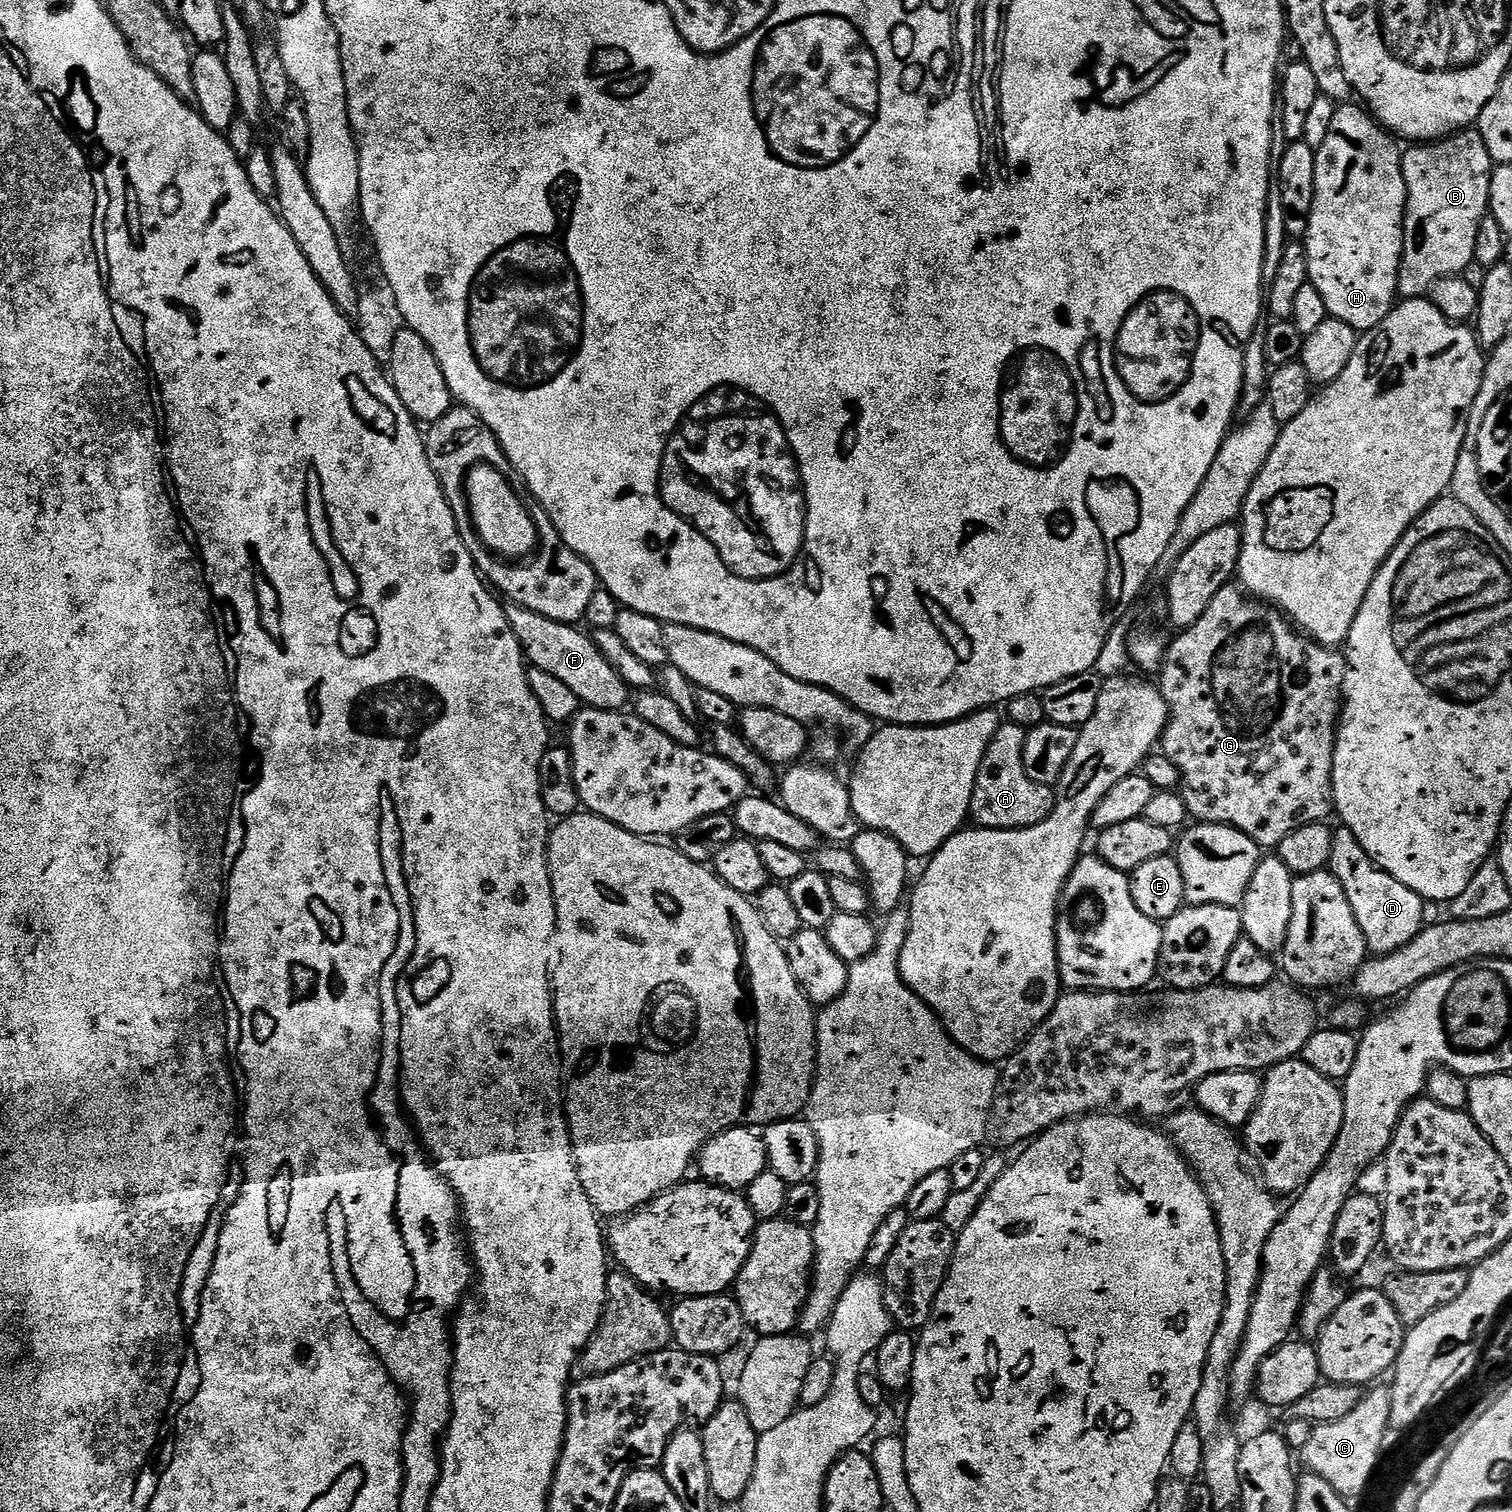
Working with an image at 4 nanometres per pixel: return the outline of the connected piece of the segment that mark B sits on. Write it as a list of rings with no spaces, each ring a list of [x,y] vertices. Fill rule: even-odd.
[[[1460,130],[1455,134],[1439,141],[1428,142],[1423,146],[1412,146],[1403,153],[1402,163],[1404,166],[1404,181],[1408,191],[1408,207],[1404,209],[1404,253],[1400,259],[1400,277],[1398,278],[1398,292],[1404,298],[1424,298],[1431,293],[1434,285],[1448,276],[1459,276],[1467,273],[1468,267],[1473,267],[1476,255],[1474,246],[1478,242],[1478,226],[1484,216],[1489,215],[1488,199],[1490,198],[1490,178],[1494,167],[1490,154],[1486,150],[1486,142],[1482,142],[1479,131]]]

